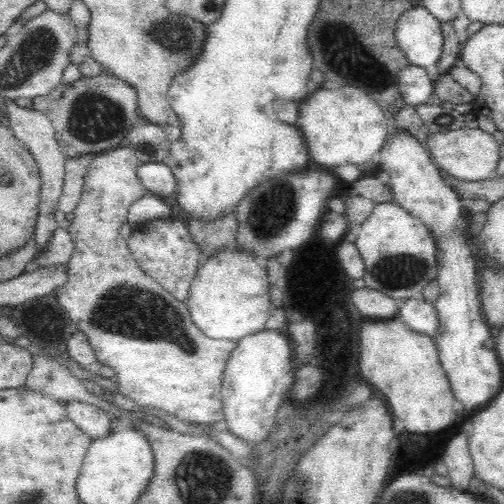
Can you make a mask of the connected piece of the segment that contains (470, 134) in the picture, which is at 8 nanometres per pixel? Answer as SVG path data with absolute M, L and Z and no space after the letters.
M460 128L457 130L446 130L437 134L429 134L424 142L431 159L444 169L449 175L458 180L478 182L478 180L492 179L500 160L500 145L492 135L480 130L480 128Z

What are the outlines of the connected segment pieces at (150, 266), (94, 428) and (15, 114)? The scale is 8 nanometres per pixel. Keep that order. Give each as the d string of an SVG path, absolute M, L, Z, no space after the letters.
M166 216L134 226L126 239L136 262L150 278L166 288L176 300L185 302L190 286L203 261L202 252L193 242L188 226L175 217Z
M68 401L64 405L68 418L90 439L94 440L112 432L110 428L112 416L96 405L78 401Z
M7 100L6 114L8 126L11 128L12 133L29 148L41 174L40 210L33 232L34 241L36 241L36 254L32 259L35 261L45 251L54 229L58 226L53 216L54 212L58 210L58 202L62 194L67 156L60 150L52 123L44 115L35 114L34 110L29 106L20 107L17 106L16 102L9 100Z

